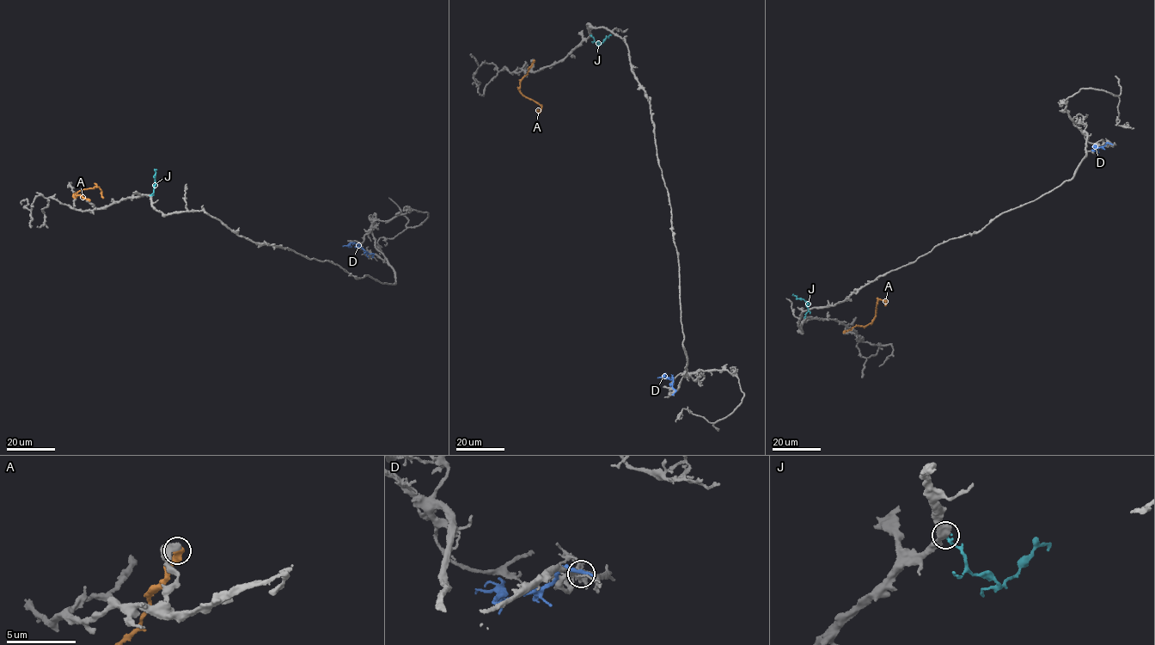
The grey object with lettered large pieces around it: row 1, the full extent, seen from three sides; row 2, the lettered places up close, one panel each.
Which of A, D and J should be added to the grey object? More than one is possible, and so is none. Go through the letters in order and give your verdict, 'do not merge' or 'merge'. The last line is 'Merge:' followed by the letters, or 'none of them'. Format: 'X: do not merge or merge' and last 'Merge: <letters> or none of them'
A: do not merge
D: do not merge
J: do not merge
Merge: none of them

